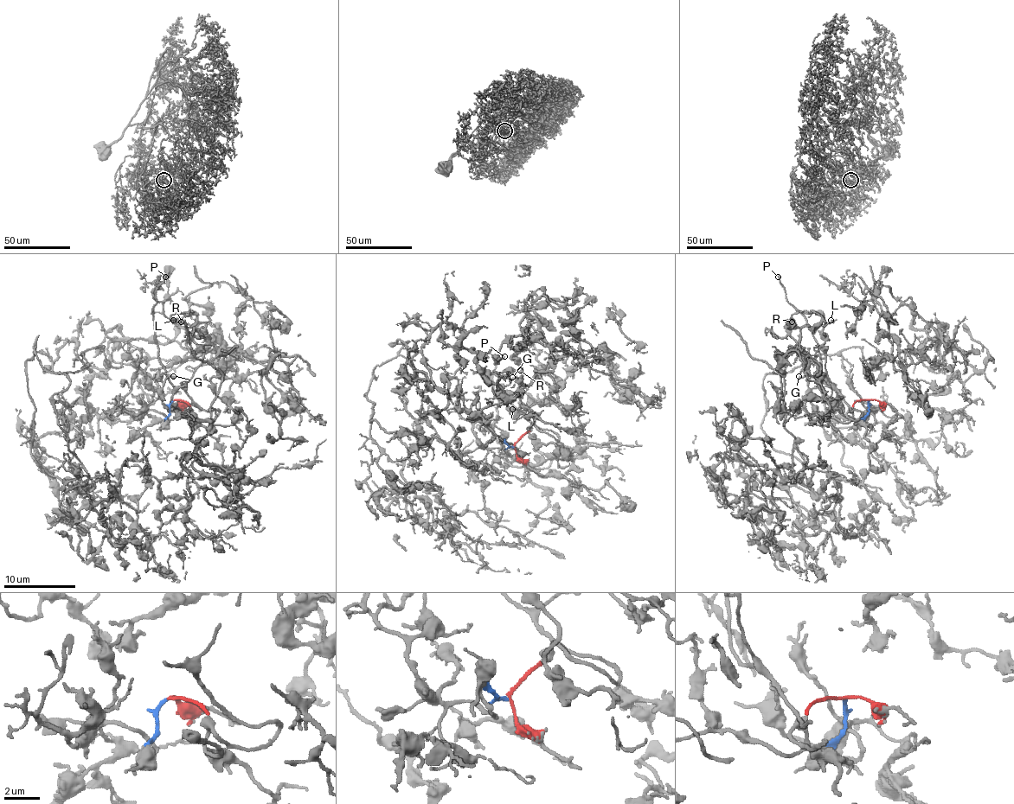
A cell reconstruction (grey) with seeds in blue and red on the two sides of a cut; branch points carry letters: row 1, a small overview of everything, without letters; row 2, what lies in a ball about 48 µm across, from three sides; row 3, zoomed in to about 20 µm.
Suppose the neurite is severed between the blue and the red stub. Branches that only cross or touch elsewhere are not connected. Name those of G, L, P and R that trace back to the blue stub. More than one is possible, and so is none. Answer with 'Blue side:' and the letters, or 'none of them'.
Blue side: none of them

